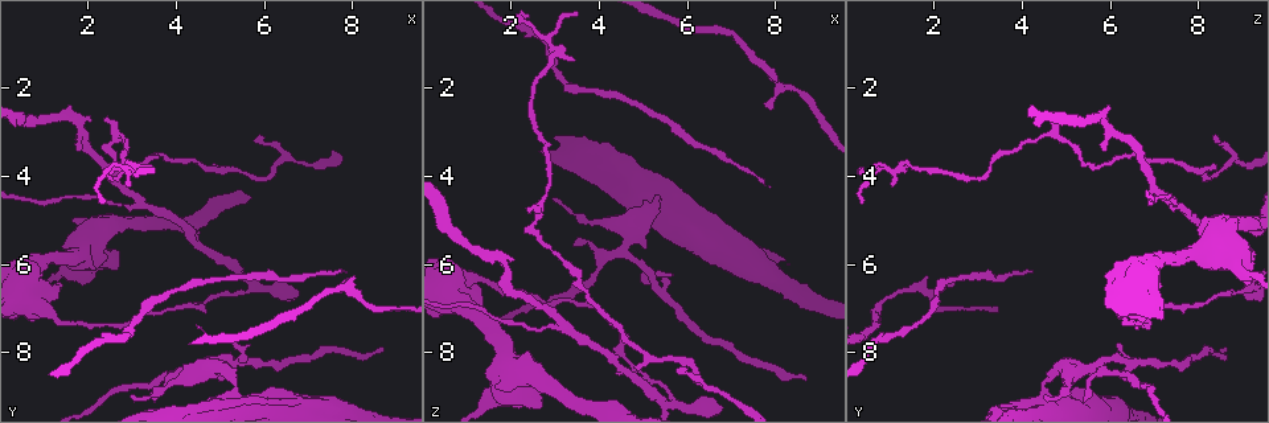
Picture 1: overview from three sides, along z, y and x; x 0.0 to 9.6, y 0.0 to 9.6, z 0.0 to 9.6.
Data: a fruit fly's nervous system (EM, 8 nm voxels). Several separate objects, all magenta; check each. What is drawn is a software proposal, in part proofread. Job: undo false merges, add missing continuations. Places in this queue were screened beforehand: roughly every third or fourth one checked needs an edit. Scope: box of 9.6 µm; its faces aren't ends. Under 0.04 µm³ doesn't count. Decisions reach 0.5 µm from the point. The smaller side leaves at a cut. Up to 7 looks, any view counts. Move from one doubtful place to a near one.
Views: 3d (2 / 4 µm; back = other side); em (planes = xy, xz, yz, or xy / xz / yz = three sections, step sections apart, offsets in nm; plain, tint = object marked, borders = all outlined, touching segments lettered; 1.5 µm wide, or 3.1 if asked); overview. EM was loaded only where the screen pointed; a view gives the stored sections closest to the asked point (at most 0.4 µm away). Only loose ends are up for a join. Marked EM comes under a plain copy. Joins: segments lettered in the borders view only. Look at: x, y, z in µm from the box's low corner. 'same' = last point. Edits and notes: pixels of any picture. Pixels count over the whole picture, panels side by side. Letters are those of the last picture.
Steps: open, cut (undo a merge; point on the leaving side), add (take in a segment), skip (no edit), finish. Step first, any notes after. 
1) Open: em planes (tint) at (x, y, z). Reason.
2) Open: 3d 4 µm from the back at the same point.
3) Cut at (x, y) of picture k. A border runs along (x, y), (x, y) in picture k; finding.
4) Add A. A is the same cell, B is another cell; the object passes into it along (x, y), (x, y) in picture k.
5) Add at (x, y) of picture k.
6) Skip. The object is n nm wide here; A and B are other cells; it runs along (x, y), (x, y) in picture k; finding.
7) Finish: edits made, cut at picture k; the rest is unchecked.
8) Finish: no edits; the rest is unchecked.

Open: em xy step 8 (borders) at (5.85, 3.05, 8.30). Free end.

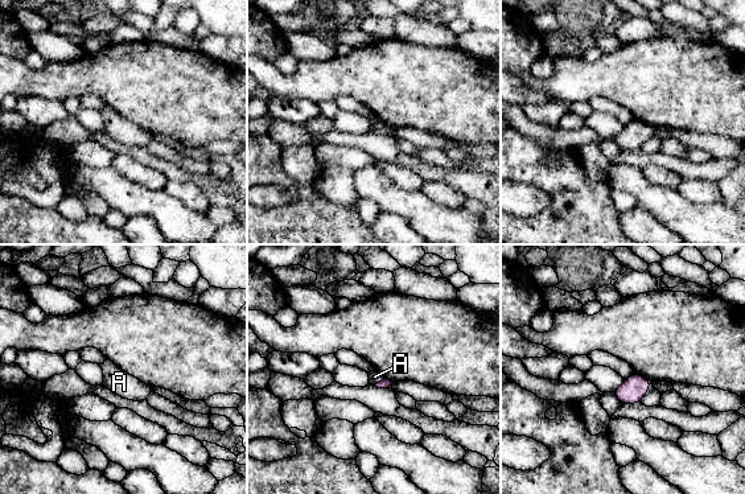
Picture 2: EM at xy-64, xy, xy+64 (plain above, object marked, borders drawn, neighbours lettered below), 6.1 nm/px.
Skip. The longest contact is with A, 90 nm; A is another cell; no lettered segment goes on from it.

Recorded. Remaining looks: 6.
Open: 3d 2 µm at (7.80, 6.45, 2.30). Free end.

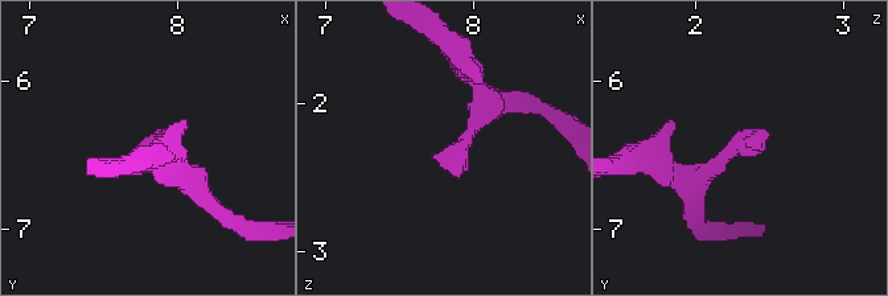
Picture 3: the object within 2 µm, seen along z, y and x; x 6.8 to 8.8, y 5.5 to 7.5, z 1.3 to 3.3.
Open: em xy step 4 (borders) at (7.76, 6.40, 2.34). Need the tissue.

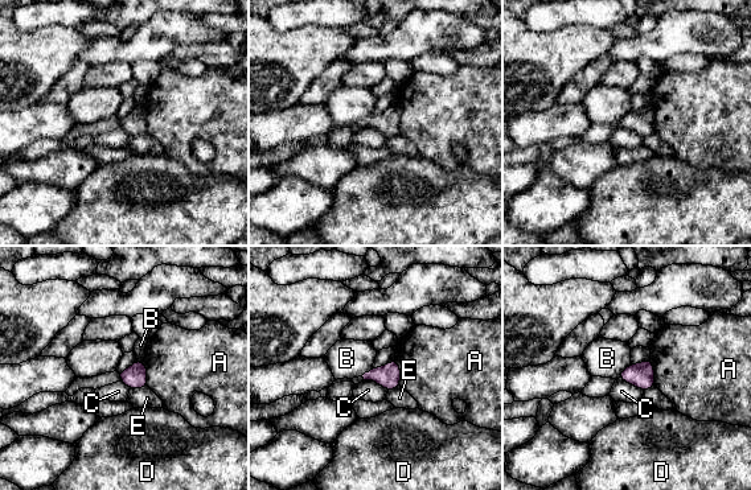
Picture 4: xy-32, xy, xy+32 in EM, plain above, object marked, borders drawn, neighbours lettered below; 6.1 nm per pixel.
Skip. A, B, C, D and E are other cells; no lettered segment goes on from it.

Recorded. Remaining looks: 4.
Open: 3d 4 µm at (3.40, 8.95, 5.55). Free end.

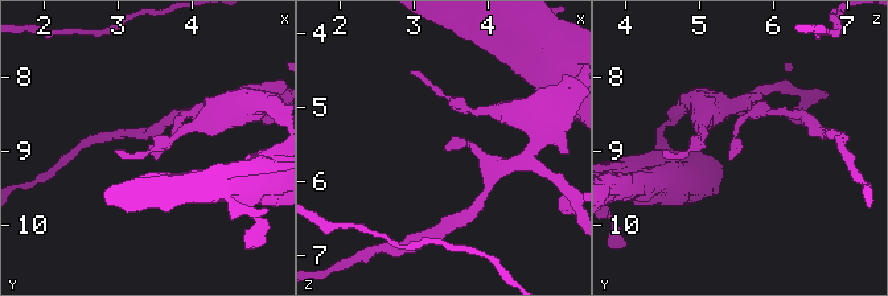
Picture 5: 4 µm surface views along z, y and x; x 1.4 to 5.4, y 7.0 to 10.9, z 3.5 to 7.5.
Open: em xy step 8 (borders) at (3.40, 9.00, 5.60). Need the tissue.

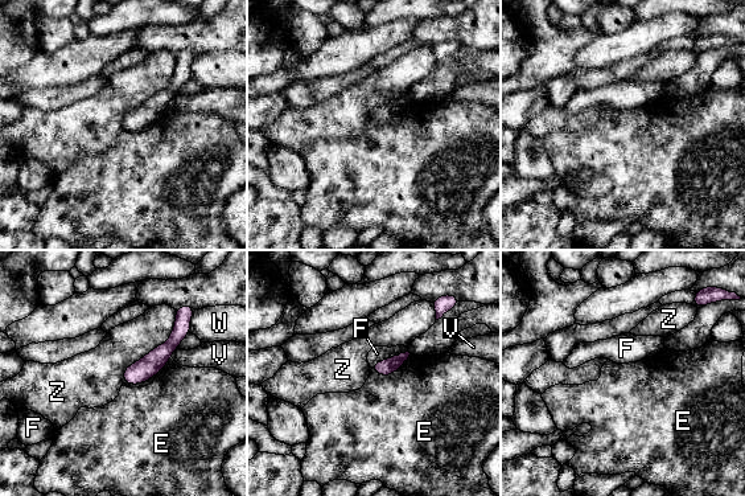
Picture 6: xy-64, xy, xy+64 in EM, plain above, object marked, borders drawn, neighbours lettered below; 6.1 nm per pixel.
Skip. The object is 100 nm wide here; E, F, V, W and Z are other cells; a border runs along (168, 361), (152, 377), (124, 384) in picture 6; no lettered segment goes on from it.

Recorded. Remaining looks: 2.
Finish: no edits; the rest is unchecked.

